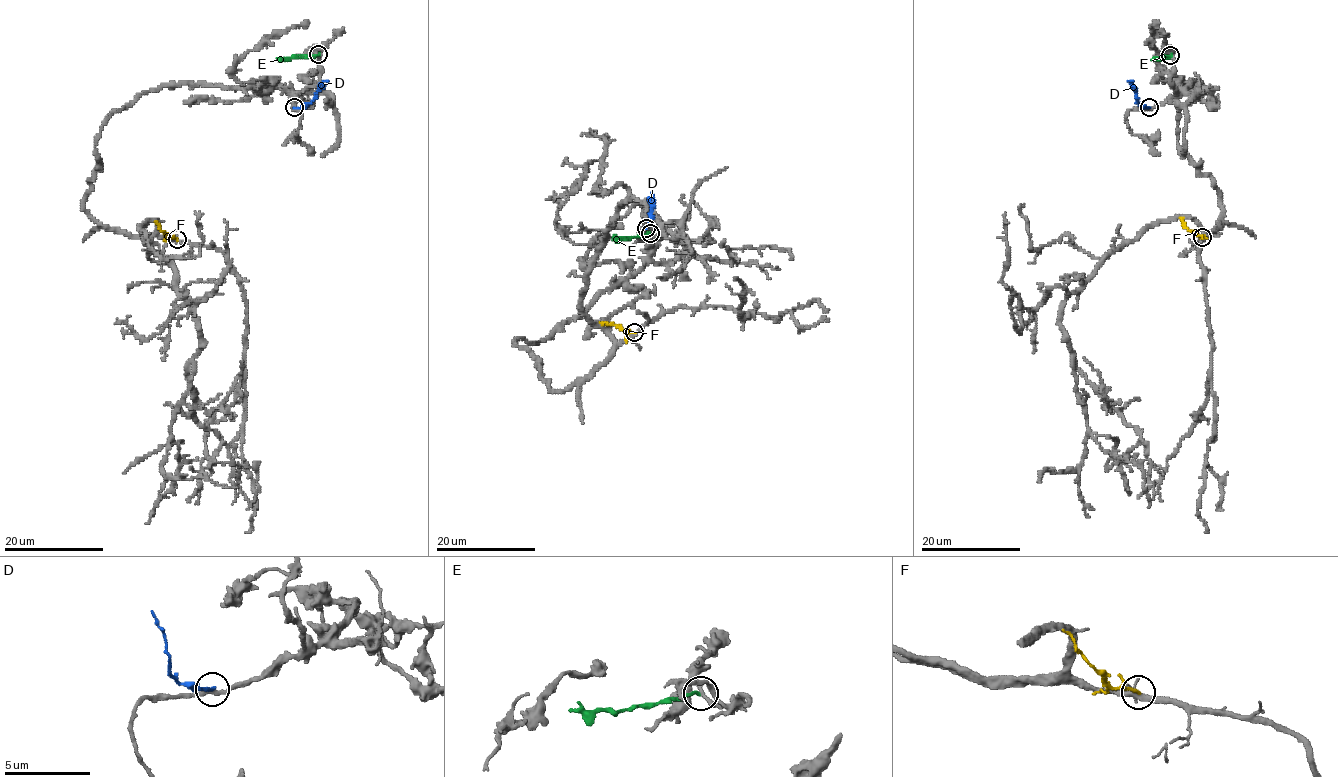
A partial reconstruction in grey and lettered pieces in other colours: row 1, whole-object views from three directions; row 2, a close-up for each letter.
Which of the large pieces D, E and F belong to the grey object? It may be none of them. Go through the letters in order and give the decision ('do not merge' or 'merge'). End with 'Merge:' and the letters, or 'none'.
D: do not merge
E: do not merge
F: do not merge
Merge: none

